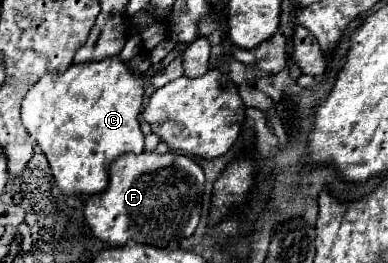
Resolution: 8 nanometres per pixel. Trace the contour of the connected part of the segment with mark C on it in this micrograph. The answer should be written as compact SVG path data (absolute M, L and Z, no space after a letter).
M119 55L103 61L73 63L65 71L45 73L25 95L21 117L35 143L49 159L55 183L65 195L95 195L105 191L109 183L109 165L123 153L143 151L143 133L139 129L139 113L143 103L143 75L133 71Z

